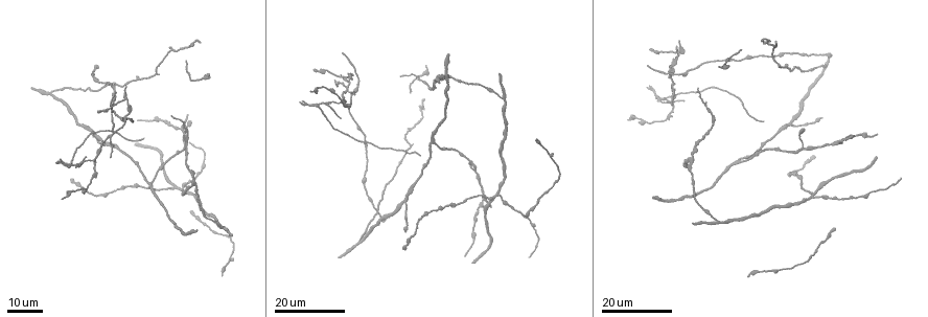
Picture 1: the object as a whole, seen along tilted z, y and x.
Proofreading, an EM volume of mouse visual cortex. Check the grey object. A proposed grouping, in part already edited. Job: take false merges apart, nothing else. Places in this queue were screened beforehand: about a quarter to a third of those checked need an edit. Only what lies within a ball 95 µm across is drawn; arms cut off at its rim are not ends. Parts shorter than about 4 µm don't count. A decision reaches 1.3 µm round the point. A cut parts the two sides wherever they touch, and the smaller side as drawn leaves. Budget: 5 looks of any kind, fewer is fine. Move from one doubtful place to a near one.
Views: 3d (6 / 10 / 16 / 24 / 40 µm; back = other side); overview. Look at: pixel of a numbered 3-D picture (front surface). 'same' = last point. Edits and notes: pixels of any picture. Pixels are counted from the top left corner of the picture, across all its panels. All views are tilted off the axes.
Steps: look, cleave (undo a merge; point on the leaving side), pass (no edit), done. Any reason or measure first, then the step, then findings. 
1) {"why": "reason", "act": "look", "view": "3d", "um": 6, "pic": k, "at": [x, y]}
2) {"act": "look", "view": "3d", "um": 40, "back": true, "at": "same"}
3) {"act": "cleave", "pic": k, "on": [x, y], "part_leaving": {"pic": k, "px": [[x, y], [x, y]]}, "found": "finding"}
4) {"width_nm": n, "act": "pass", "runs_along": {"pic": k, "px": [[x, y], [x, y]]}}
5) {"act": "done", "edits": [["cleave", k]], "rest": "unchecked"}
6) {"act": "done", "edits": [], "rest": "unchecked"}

{"why": "small branch off a trunk", "act": "look", "view": "3d", "um": 24, "pic": 1, "at": [406, 199]}

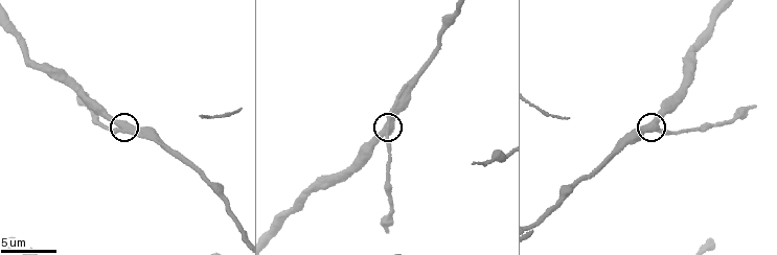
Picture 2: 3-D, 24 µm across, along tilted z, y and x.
{"why": "closer look", "act": "look", "view": "3d", "um": 10, "pic": 2, "at": [386, 133]}

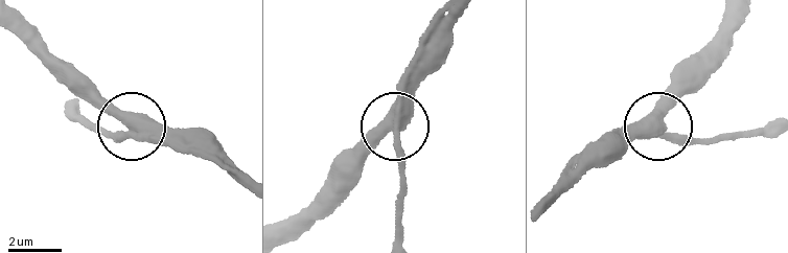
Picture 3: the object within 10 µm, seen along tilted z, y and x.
{"width_nm": 410, "act": "pass", "found": "one neuron here"}

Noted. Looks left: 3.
{"why": "thin arm on a thick one", "act": "look", "view": "3d", "um": 24, "pic": 1, "at": [498, 195]}

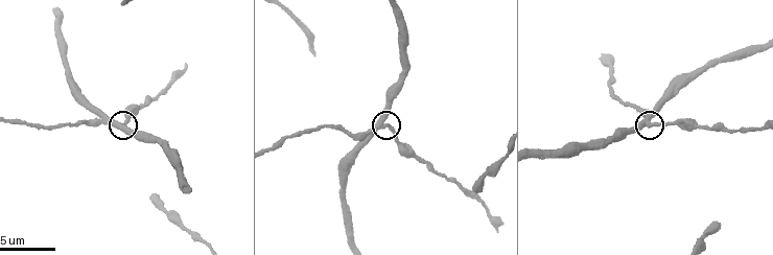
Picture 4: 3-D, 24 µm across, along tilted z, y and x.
{"act": "look", "view": "3d", "um": 10, "pic": 4, "at": [386, 126]}

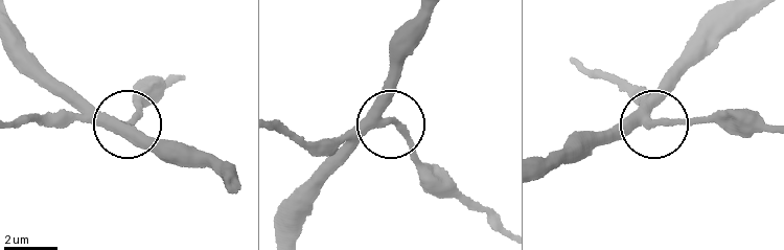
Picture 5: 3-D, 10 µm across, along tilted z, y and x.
{"why": "closer look", "act": "look", "view": "3d", "um": 6, "pic": 5, "at": [386, 120]}

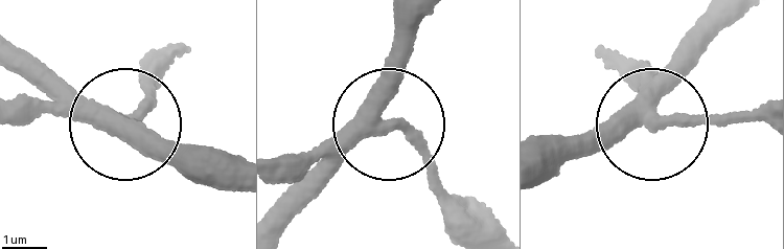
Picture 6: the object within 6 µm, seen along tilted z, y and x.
{"width_nm": 330, "act": "pass", "runs_along": {"pic": 6, "px": [[704, 19], [673, 55], [652, 112], [760, 119]]}, "found": "continuous, no second neuron"}

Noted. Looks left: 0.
{"act": "done", "edits": [], "rest": "unchecked"}

